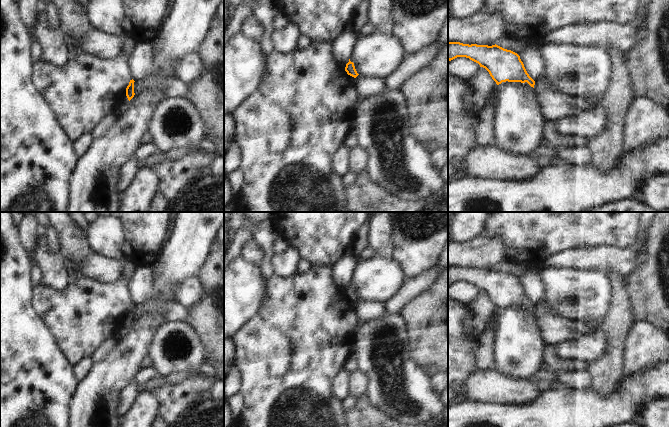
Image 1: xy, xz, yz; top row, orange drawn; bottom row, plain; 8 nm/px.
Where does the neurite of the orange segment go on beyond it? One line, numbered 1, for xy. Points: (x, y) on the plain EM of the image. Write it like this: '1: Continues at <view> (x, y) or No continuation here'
1: No continuation here.

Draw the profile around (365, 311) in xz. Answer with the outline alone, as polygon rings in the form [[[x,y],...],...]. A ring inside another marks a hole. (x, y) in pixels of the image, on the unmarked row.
[[[358,299],[355,302],[354,312],[359,324],[362,325],[367,321],[382,316],[385,312],[383,305],[383,302],[370,302]]]

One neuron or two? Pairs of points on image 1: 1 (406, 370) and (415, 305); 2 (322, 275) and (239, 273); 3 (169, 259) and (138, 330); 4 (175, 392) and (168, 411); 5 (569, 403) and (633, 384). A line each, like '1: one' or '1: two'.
1: two
2: two
3: one
4: one
5: one

